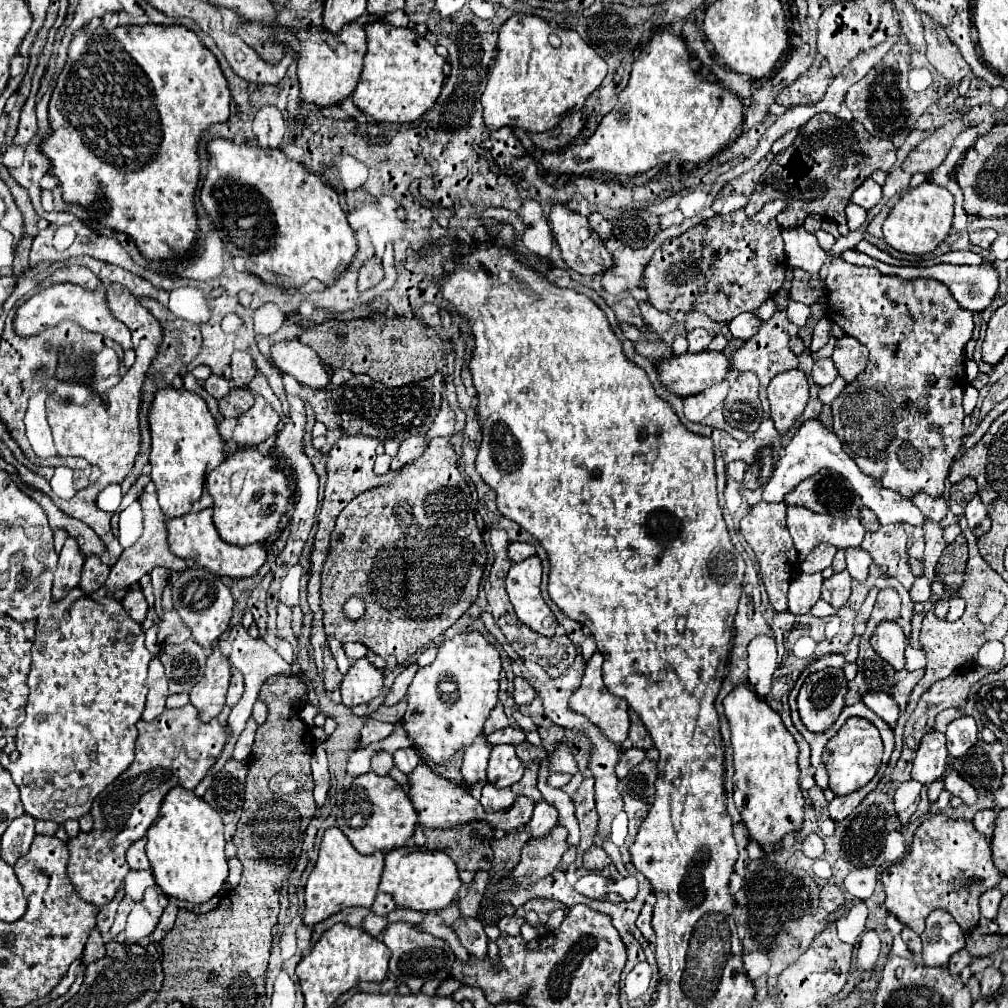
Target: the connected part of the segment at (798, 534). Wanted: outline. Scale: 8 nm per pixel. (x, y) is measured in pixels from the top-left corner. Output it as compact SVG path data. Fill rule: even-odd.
M795 505L787 507L787 529L795 541L799 563L805 561L817 543L831 543L837 549L857 547L865 535L865 527L855 517L839 519L831 515L817 515Z

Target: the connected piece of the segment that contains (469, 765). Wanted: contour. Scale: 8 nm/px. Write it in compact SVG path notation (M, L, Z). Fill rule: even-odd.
M479 735L467 749L465 749L465 757L463 757L463 779L465 785L471 787L477 781L485 781L485 769L487 769L487 759L491 753L491 745L489 741Z

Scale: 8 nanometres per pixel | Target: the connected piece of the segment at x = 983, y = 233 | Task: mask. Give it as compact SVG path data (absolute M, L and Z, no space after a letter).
M981 229L981 231L971 231L969 233L971 243L975 243L975 245L979 245L983 249L989 249L995 237L997 237L997 233L993 229Z

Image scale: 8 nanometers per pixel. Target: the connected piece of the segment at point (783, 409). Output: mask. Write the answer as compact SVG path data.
M793 369L793 371L785 371L785 375L775 375L769 383L767 395L771 405L769 415L775 423L775 429L783 435L801 417L807 405L809 387L807 387L805 373Z

